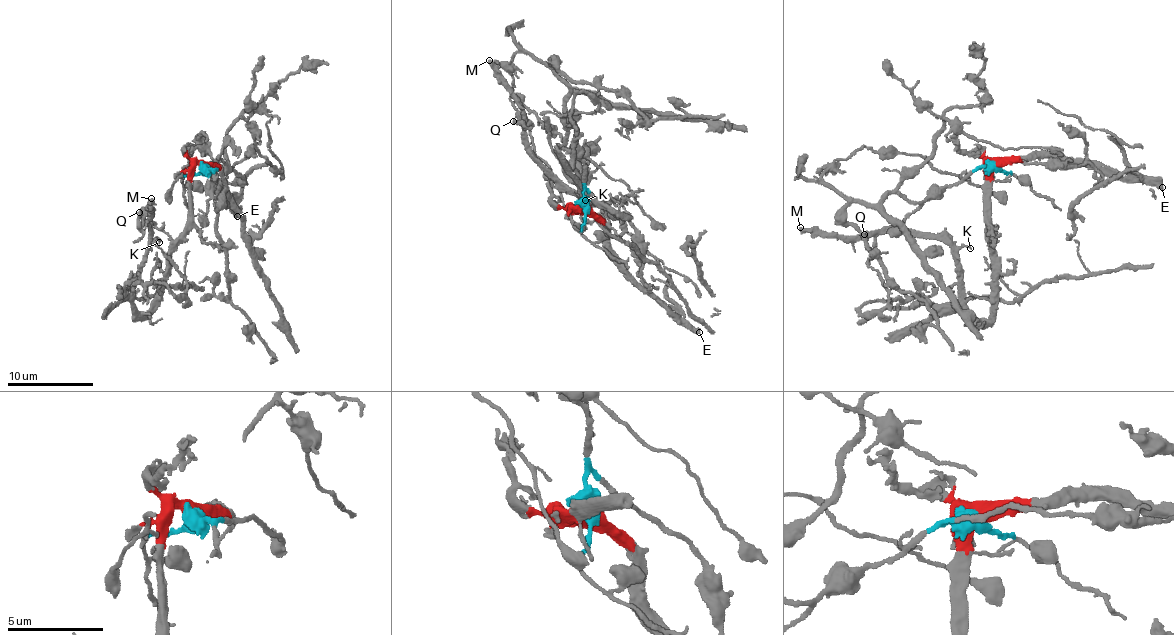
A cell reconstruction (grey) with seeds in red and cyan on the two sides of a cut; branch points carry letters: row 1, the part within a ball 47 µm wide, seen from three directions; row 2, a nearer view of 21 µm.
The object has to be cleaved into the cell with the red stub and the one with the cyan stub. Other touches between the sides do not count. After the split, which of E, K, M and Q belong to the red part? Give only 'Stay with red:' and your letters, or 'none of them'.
Stay with red: E, K, M, Q

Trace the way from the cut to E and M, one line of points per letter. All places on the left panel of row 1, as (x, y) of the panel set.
E: (205, 167), (216, 166), (211, 168), (222, 181), (226, 198), (234, 201), (238, 216)
M: (205, 167), (192, 175), (187, 234), (147, 313), (133, 299), (151, 199)

